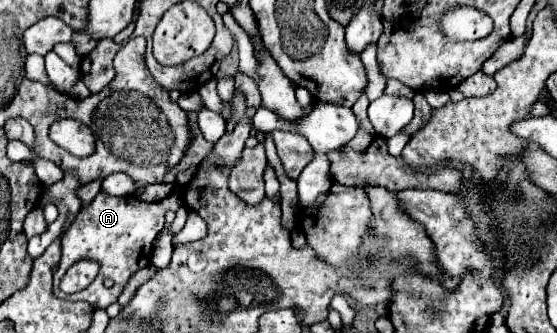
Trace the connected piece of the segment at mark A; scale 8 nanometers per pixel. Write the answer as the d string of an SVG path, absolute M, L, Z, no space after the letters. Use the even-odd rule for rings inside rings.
M100 190L90 204L80 208L80 212L72 220L72 224L60 236L62 258L60 258L58 270L54 274L54 294L58 298L66 298L66 300L86 300L92 308L108 308L108 304L118 300L128 278L136 270L150 264L152 242L158 236L158 232L164 228L164 212L168 212L168 210L176 212L180 204L182 204L180 192L172 192L168 198L164 198L160 202L144 202L144 200L138 200L136 196L110 196ZM80 258L92 258L92 260L100 262L100 272L86 290L76 292L76 294L64 294L58 288L58 284L60 284L62 276L66 274L68 266L78 262ZM106 278L114 280L112 288L104 286Z

